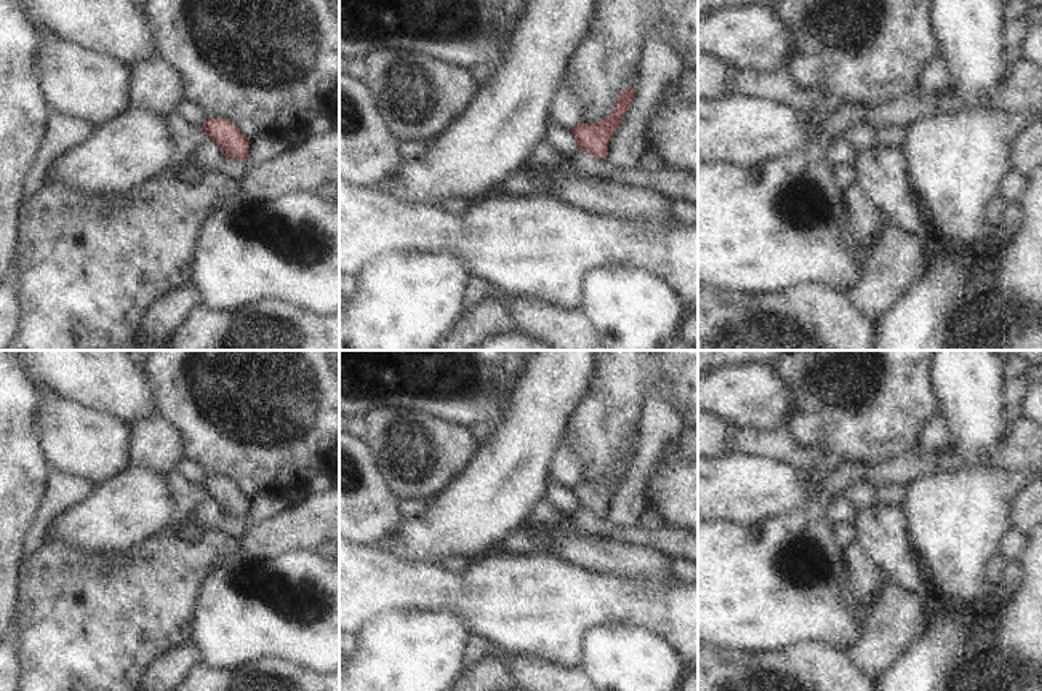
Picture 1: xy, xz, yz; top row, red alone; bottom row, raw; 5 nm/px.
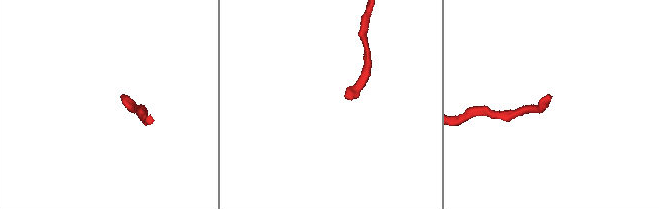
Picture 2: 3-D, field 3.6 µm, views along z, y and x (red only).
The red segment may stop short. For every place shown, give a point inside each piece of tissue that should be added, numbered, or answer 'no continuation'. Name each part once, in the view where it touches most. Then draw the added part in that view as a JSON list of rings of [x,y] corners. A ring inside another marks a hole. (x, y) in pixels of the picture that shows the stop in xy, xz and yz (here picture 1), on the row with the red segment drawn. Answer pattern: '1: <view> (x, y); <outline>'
no continuation

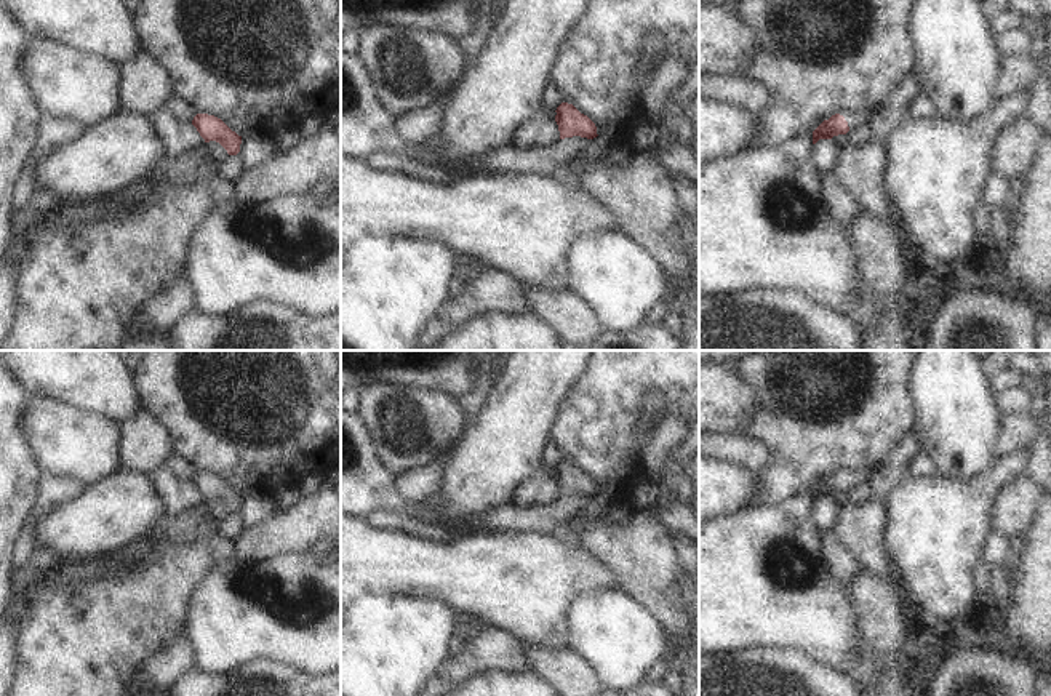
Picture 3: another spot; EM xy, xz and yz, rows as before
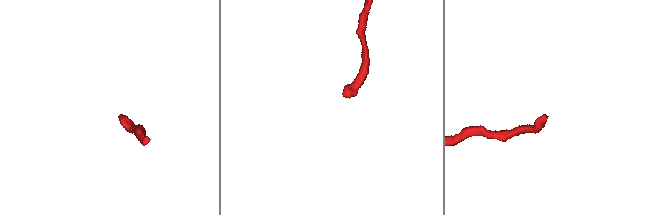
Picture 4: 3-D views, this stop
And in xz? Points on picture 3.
no continuation

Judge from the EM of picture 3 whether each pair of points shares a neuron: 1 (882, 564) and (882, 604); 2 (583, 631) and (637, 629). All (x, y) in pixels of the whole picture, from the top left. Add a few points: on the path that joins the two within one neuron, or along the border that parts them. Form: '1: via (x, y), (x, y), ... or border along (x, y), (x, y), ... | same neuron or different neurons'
1: border along (861, 568), (893, 580) | different neurons
2: via (595, 631), (624, 631) | same neuron

